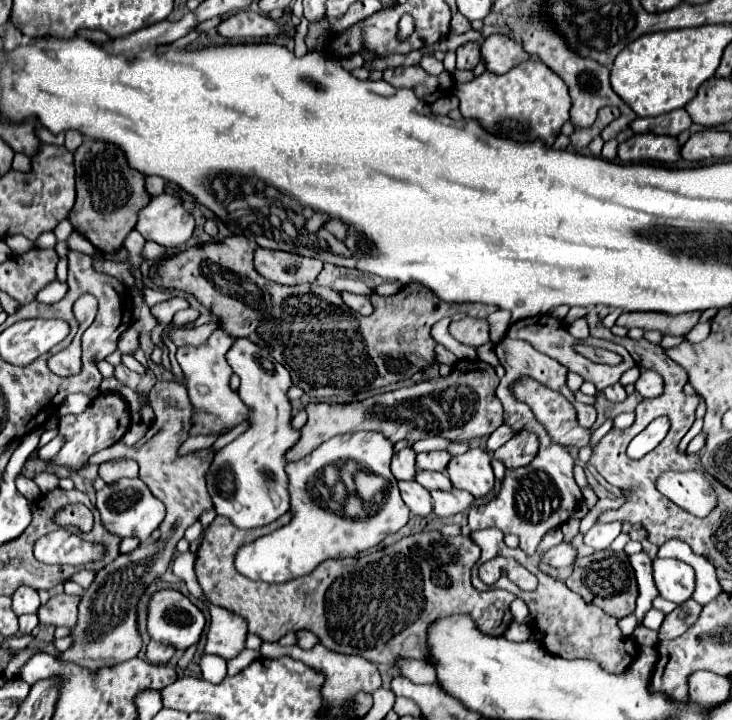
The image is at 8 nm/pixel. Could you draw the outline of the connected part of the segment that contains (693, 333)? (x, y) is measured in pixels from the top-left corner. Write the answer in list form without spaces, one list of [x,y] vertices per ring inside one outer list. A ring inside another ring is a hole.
[[[698,322],[698,324],[690,330],[690,334],[686,336],[686,340],[688,340],[688,342],[700,342],[700,340],[704,340],[704,338],[708,336],[708,332],[710,332],[710,322]]]

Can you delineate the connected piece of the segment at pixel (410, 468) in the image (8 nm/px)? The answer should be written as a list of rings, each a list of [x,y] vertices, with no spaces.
[[[410,446],[394,454],[394,458],[392,458],[392,474],[394,474],[396,480],[414,480],[416,452]]]

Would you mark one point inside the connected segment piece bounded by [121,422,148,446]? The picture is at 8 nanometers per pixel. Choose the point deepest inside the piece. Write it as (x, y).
(137, 431)

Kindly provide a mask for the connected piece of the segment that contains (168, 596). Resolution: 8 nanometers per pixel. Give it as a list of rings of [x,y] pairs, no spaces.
[[[160,590],[150,598],[150,604],[148,604],[148,634],[150,634],[152,640],[186,650],[186,648],[200,642],[204,626],[206,626],[204,614],[190,602],[188,596],[184,596],[176,590]]]

